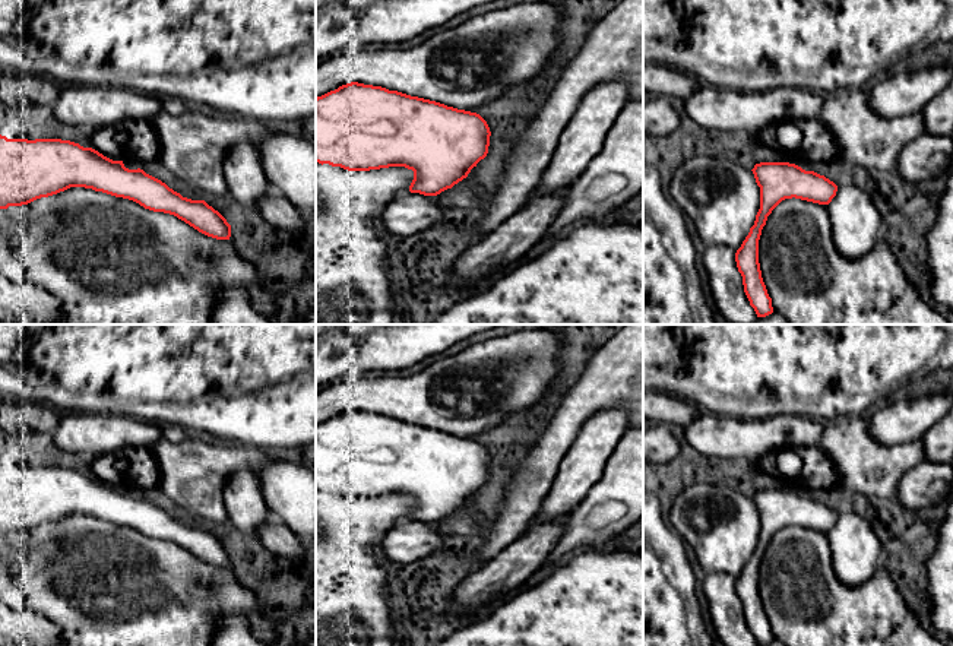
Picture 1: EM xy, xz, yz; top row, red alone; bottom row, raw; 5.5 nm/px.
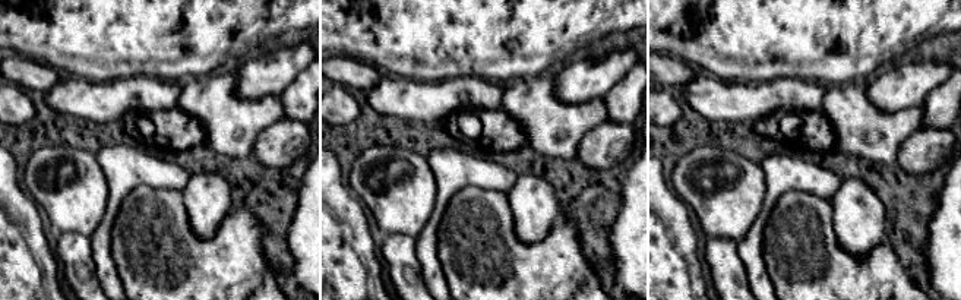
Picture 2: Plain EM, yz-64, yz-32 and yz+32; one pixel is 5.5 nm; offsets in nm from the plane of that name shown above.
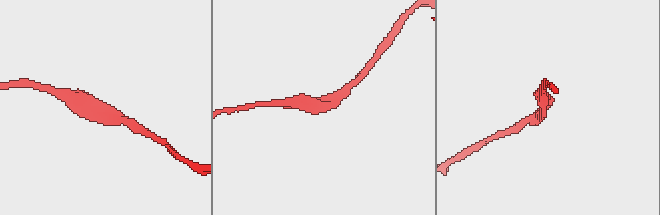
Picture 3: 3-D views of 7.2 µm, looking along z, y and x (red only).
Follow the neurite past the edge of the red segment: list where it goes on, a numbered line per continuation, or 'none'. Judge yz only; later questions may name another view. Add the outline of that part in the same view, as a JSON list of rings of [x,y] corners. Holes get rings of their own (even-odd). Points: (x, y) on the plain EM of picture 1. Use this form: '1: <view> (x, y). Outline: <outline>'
1: yz (791, 487). Outline: [[[788,484],[788,485],[781,487],[781,488],[778,488],[778,490],[789,490],[789,491],[795,491],[795,493],[801,494],[801,495],[805,497],[805,498],[811,498],[811,495],[810,495],[808,491],[801,490],[801,488],[800,488],[798,485],[795,485],[795,484]]]

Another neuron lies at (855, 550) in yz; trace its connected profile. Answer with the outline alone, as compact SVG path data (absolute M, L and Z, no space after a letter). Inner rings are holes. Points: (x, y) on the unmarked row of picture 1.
M858 512L838 514L827 532L832 566L846 586L865 583L881 564L881 544L867 517Z

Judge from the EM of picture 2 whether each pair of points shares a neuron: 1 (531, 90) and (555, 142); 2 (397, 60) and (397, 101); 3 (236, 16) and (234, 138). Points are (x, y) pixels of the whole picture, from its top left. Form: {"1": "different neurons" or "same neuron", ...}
{"1": "same neuron", "2": "different neurons", "3": "different neurons"}

